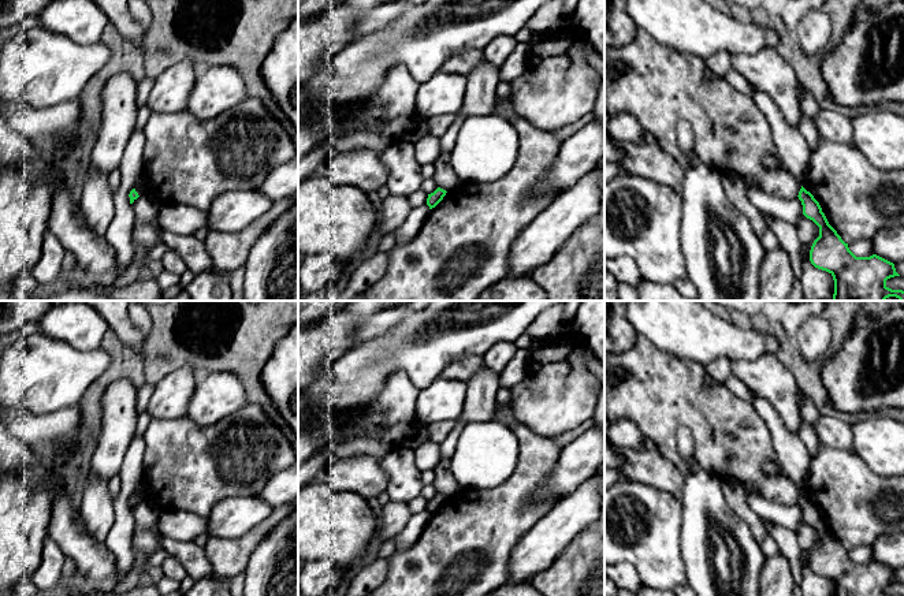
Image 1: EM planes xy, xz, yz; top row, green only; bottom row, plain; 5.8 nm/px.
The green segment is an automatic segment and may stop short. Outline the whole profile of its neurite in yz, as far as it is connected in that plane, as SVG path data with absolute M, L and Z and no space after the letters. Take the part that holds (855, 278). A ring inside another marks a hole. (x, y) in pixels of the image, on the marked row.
M801 186L797 197L803 215L819 227L819 236L810 250L810 261L833 276L833 301L885 301L889 297L904 301L903 290L886 286L888 279L900 276L893 262L877 254L856 257L829 224L814 195Z

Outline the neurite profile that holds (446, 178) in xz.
M442 154L440 157L438 157L434 165L435 165L434 179L438 183L438 187L449 191L455 189L461 183L460 176L450 164L450 154Z

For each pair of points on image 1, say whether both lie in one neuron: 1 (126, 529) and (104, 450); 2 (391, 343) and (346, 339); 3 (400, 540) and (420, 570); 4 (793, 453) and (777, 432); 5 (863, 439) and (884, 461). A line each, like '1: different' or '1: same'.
1: different
2: different
3: different
4: same
5: same

